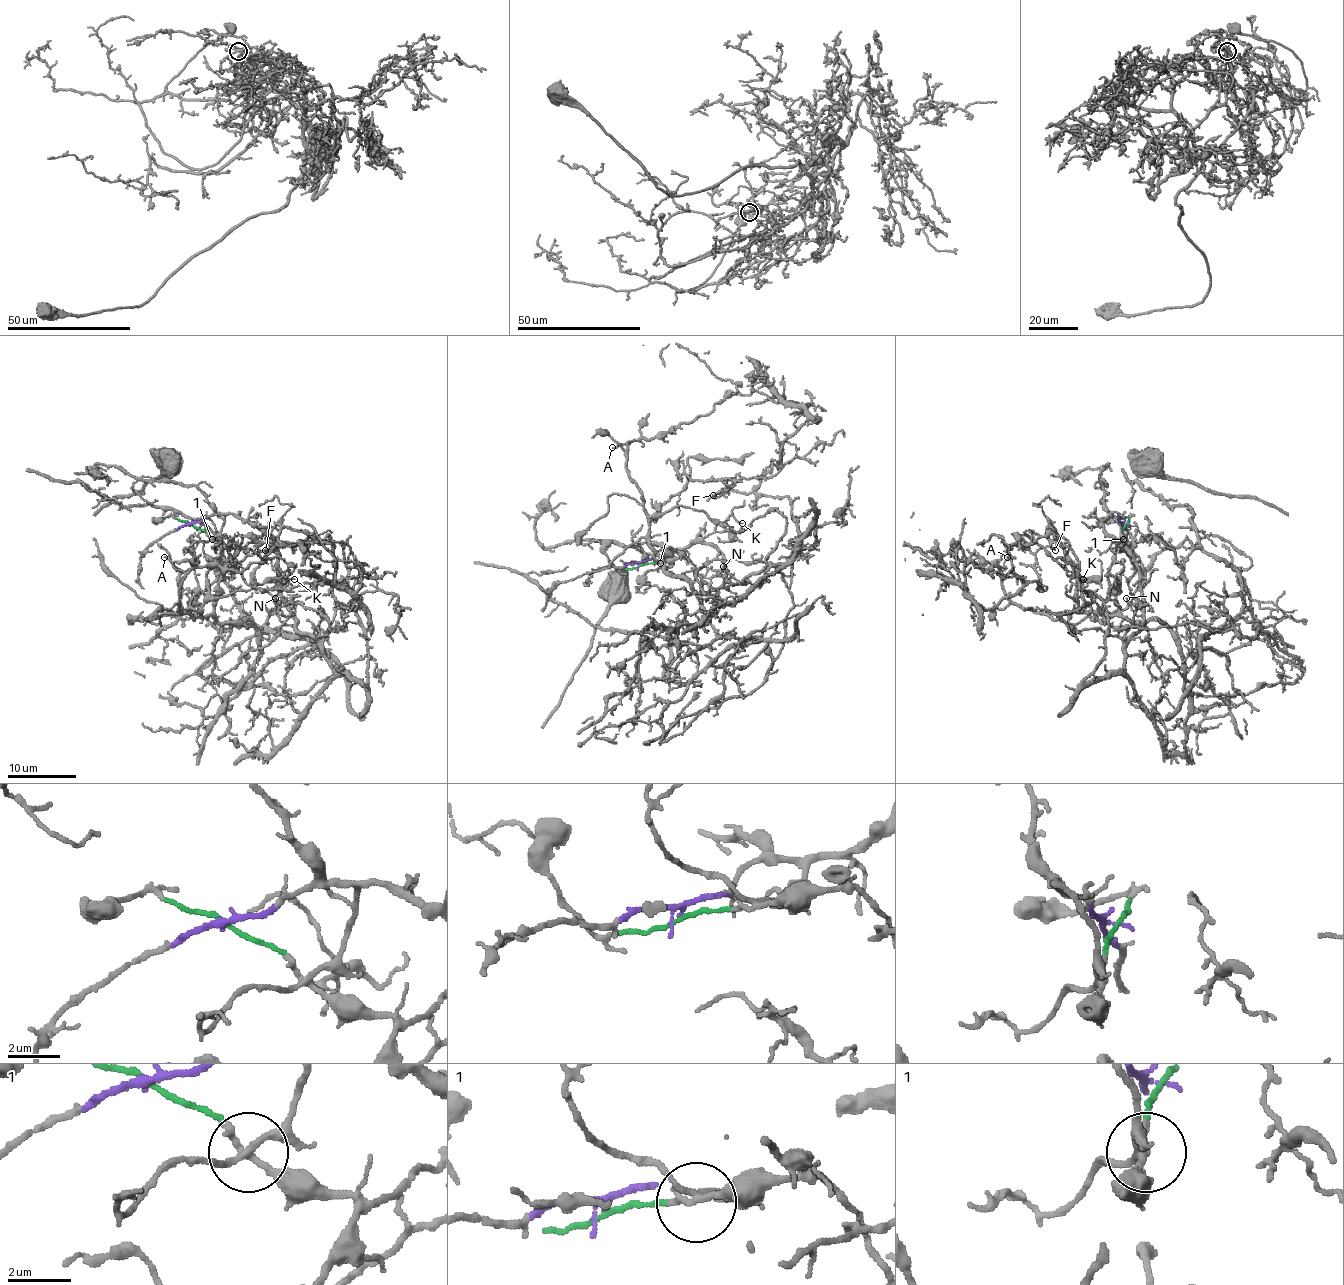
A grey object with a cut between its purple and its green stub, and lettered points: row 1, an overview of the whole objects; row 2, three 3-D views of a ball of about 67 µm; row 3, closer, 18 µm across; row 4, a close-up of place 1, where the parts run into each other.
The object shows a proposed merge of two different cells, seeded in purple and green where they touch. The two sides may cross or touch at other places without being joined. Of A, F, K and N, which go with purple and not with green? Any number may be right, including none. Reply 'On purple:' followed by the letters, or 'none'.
On purple: F, N

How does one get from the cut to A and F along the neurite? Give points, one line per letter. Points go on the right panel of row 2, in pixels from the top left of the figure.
A: (1126, 524), (1107, 578), (1114, 615), (1075, 612), (1051, 619), (1020, 608), (1004, 593), (1008, 557)
F: (1126, 524), (1102, 521), (1135, 562), (1143, 602), (1123, 670), (1094, 679), (1106, 607), (1049, 528), (1054, 550)

